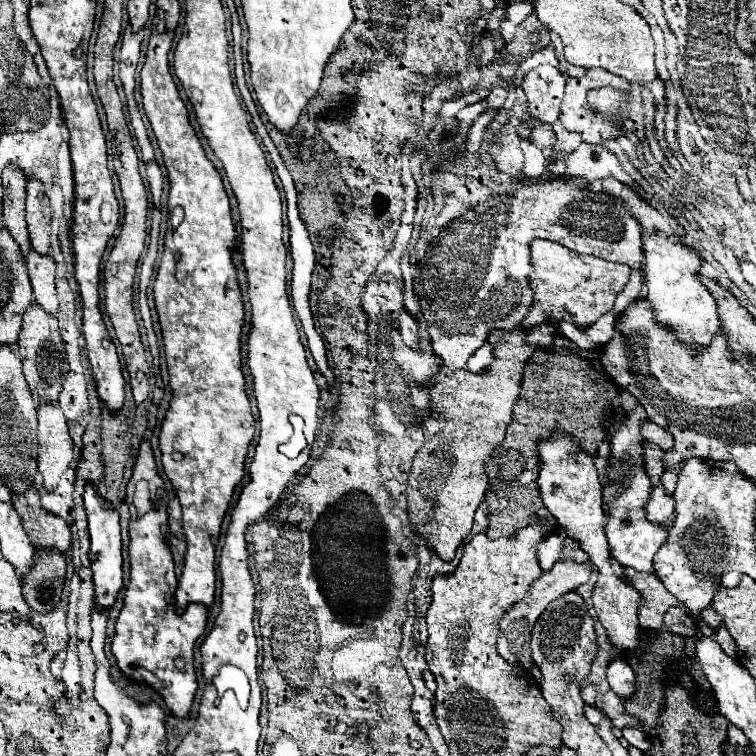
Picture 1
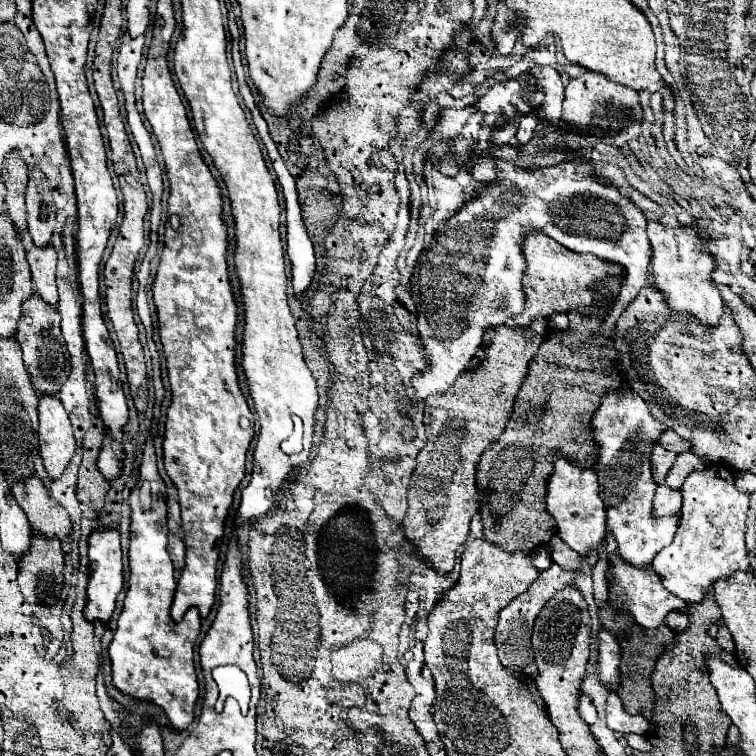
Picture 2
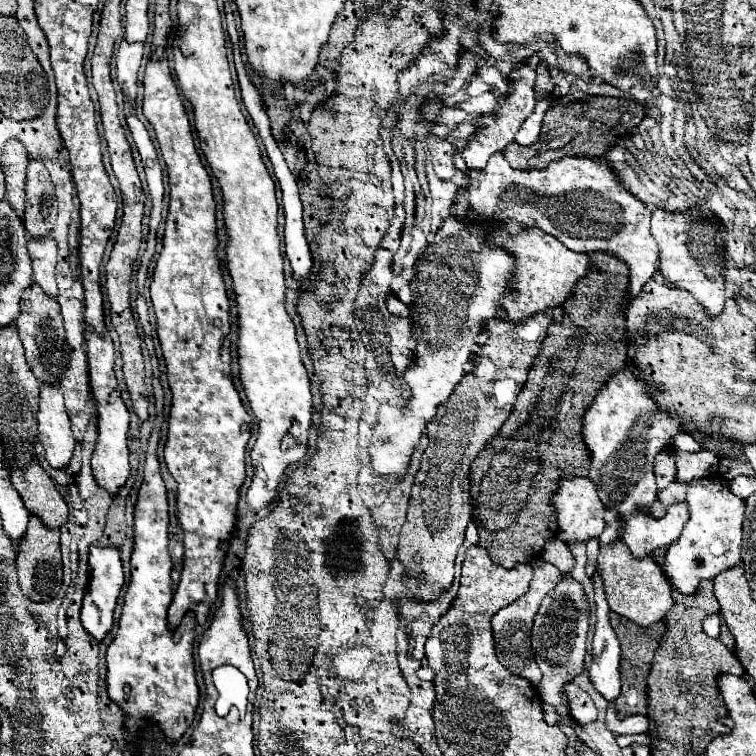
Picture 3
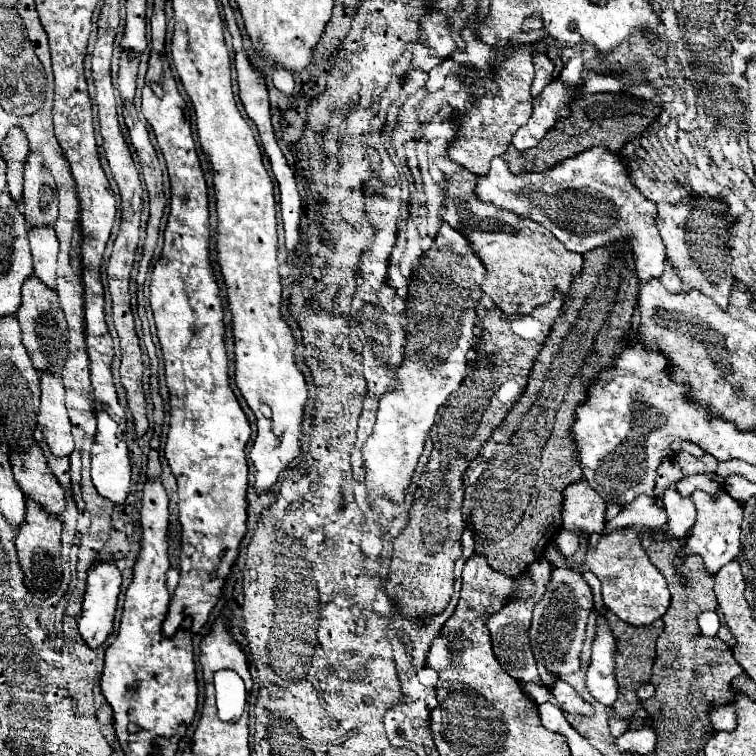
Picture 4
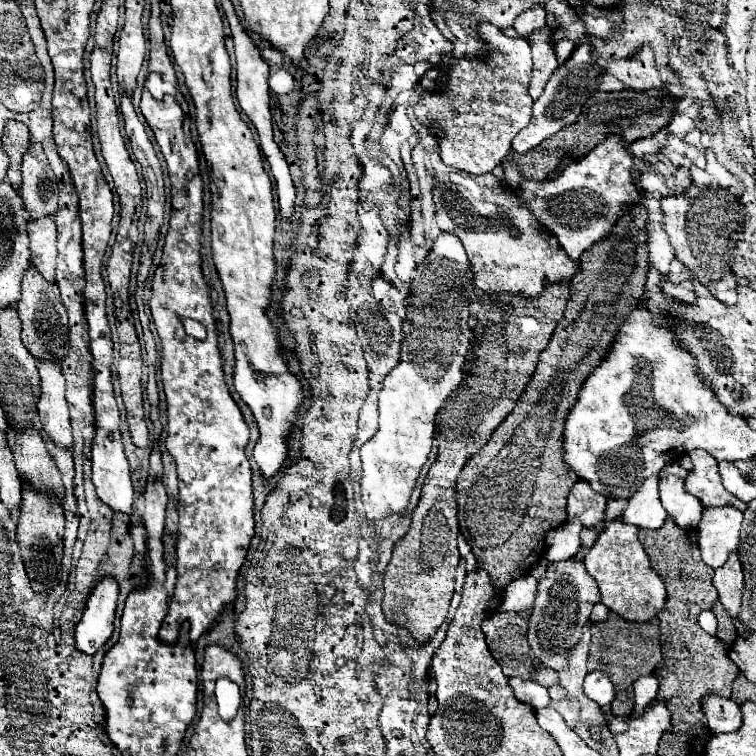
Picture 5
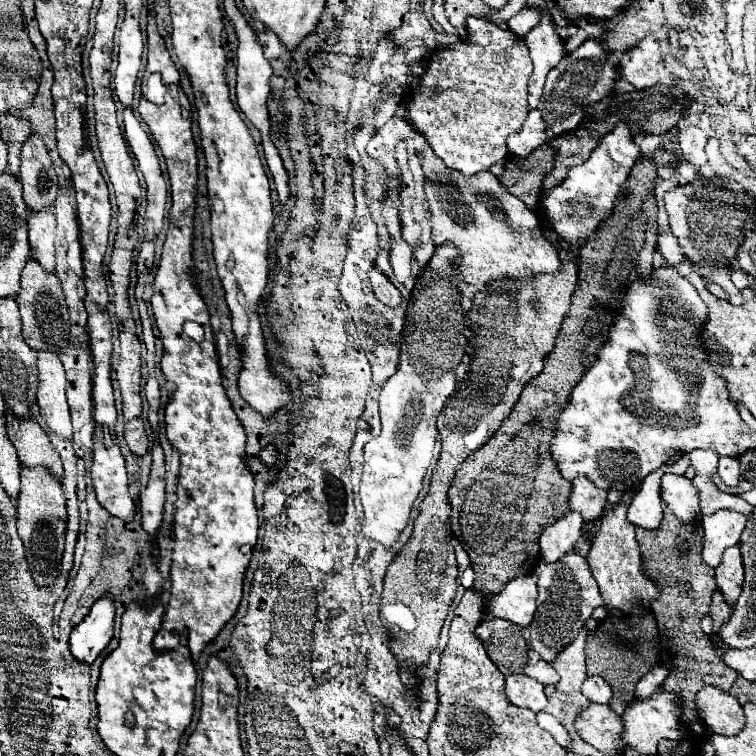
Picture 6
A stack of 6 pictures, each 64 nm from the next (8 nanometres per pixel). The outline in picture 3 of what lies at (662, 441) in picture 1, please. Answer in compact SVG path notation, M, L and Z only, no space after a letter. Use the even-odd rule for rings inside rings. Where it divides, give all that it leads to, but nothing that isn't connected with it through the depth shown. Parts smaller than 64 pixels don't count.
M684 434L684 436L676 436L676 442L672 444L672 448L675 451L686 451L686 452L700 452L702 446L698 442L692 440L692 436Z

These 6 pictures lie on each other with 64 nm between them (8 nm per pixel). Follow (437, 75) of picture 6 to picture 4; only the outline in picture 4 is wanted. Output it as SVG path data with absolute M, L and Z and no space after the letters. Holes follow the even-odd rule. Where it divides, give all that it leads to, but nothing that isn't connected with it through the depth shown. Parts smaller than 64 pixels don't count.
M514 48L510 54L504 54L500 62L492 64L492 78L482 78L476 70L468 68L466 72L472 78L472 90L470 110L456 110L452 114L452 120L456 120L456 138L446 150L446 158L452 162L464 166L472 174L484 176L490 170L490 160L496 156L502 156L512 136L520 126L528 122L532 116L532 96L530 96L530 84L534 80L534 66L532 66L532 52L528 48Z

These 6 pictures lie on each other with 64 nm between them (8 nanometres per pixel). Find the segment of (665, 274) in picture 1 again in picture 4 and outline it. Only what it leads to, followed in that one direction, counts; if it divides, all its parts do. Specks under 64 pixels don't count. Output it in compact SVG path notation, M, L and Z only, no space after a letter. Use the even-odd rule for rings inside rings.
M748 186L750 190L744 192L744 206L734 204L730 206L730 202L726 200L728 196L724 194L716 194L716 196L696 196L690 200L682 200L678 204L670 204L670 202L658 202L658 230L660 236L666 244L666 252L668 252L668 260L672 262L674 270L678 272L678 276L682 278L682 282L690 284L694 290L704 292L706 296L710 296L712 300L718 302L720 308L726 308L732 286L736 282L734 274L732 274L732 258L730 258L730 240L734 238L734 226L740 222L740 214L746 214L748 202L752 202L752 190L754 186Z

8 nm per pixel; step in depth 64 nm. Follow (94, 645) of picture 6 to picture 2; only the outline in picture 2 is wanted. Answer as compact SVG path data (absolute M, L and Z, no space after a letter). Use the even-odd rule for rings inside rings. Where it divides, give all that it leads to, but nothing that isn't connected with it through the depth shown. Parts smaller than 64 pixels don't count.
M96 530L90 536L90 582L86 588L86 608L84 618L94 624L96 620L108 624L116 606L116 596L120 594L124 584L122 576L122 552L120 552L120 536L116 530Z

